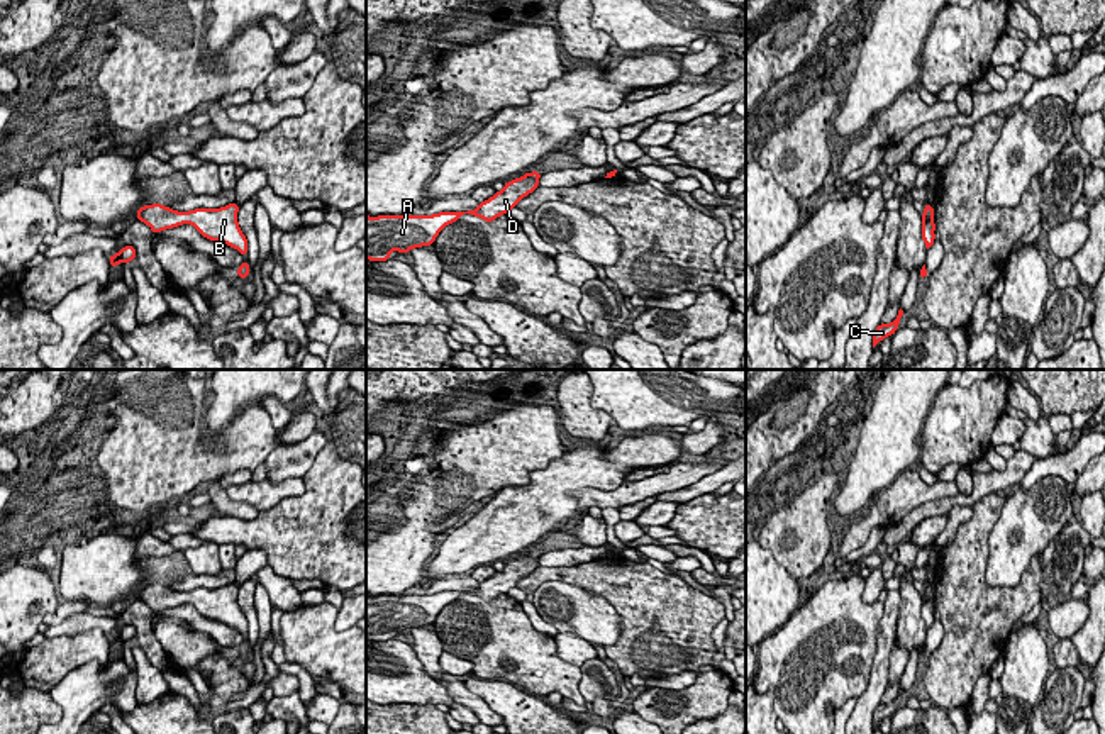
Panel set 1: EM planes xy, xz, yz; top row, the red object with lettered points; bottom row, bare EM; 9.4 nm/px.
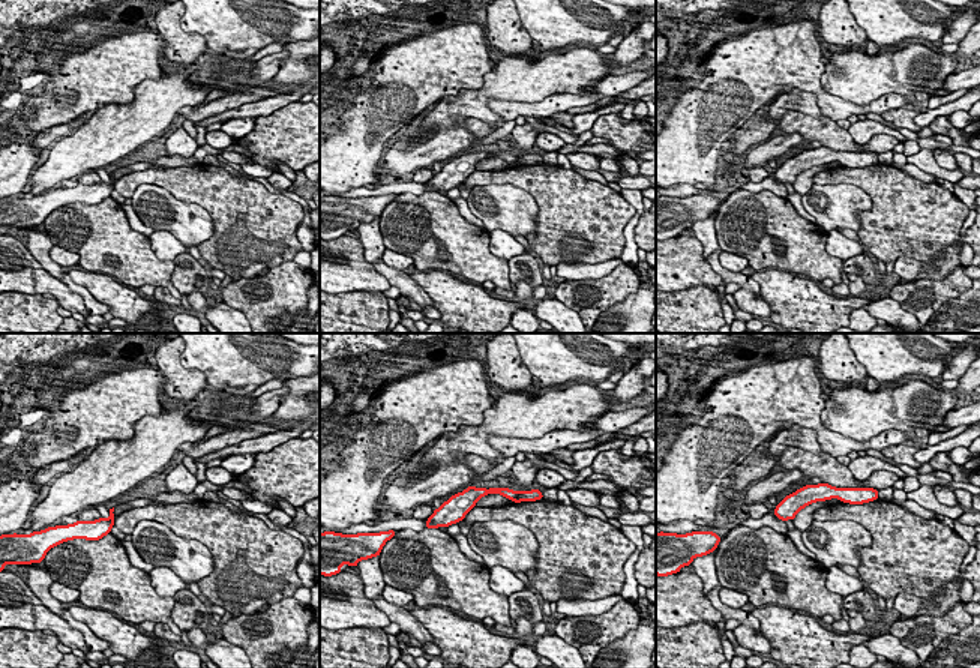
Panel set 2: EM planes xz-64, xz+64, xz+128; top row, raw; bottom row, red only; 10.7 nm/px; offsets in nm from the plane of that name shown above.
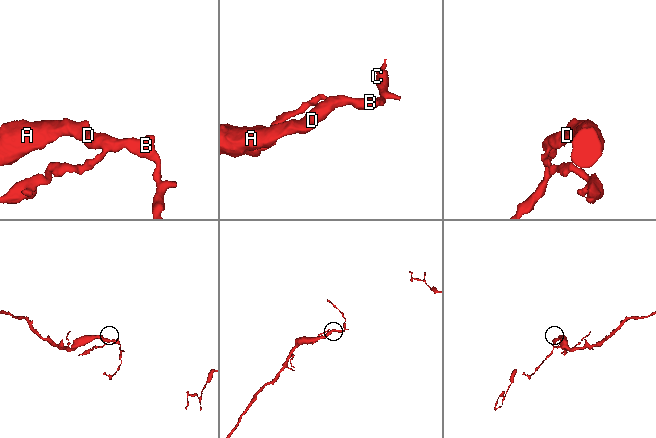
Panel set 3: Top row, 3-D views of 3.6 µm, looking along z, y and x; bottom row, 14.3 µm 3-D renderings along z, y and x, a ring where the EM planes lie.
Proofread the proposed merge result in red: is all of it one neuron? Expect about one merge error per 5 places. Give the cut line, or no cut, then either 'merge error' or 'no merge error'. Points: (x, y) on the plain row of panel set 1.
cut none; no merge error

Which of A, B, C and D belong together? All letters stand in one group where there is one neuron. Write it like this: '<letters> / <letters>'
A B C D

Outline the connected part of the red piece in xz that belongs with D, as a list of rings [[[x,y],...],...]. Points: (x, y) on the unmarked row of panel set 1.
[[[532,551],[505,563],[502,571],[481,581],[476,590],[434,595],[366,595],[366,639],[388,641],[391,631],[408,632],[414,627],[430,626],[446,605],[464,593],[491,602],[532,573],[539,566],[539,558],[541,551]]]

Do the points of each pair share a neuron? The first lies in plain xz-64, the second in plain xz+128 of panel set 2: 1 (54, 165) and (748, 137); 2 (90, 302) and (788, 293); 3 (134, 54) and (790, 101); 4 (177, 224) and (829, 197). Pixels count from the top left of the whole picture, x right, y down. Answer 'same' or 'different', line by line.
1: different
2: different
3: different
4: same

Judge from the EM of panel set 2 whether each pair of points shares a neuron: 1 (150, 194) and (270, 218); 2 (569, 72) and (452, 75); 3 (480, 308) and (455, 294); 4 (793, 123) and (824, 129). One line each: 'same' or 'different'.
1: different
2: different
3: same
4: same

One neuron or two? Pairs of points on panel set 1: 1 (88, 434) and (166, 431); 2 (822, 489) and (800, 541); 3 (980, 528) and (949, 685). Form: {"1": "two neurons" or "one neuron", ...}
{"1": "two neurons", "2": "one neuron", "3": "one neuron"}

